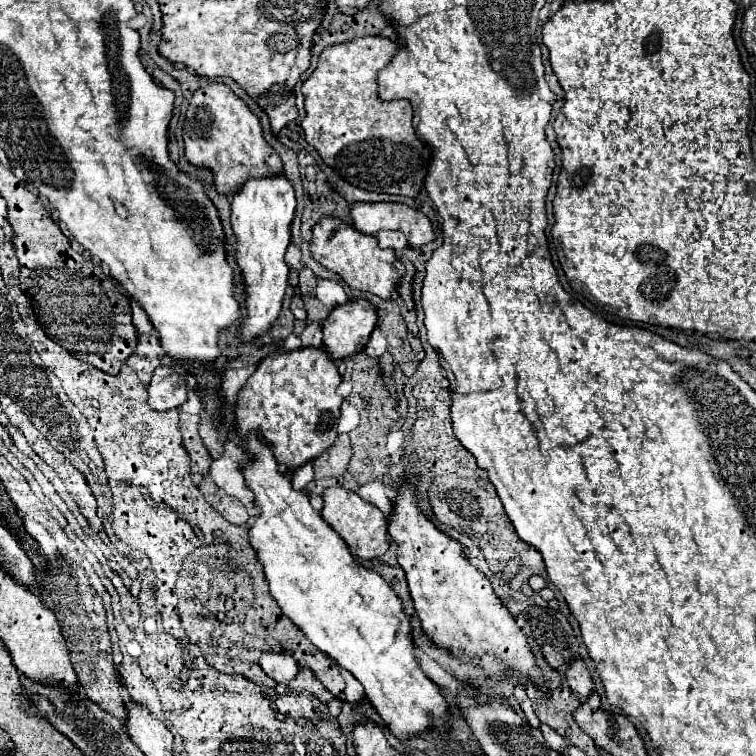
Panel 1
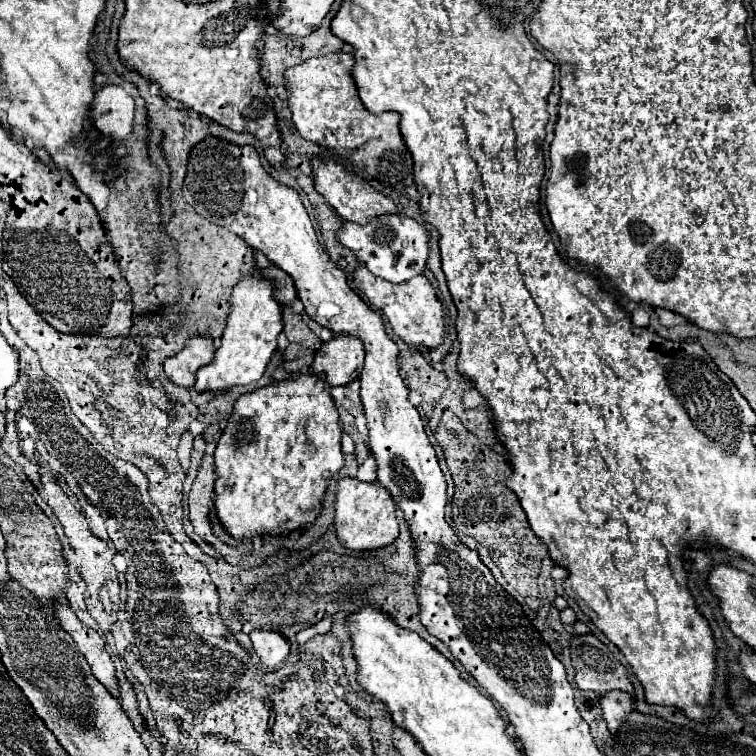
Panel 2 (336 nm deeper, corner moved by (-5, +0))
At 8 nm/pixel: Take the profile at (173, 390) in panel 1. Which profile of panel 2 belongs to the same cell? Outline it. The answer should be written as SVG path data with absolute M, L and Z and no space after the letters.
M196 336L186 344L186 348L164 362L164 372L170 382L182 388L194 388L196 372L200 366L206 366L214 358L212 338Z

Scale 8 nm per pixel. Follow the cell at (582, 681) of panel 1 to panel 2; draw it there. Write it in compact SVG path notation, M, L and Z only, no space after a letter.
M610 690L610 692L598 696L598 704L604 710L604 720L608 722L610 732L614 734L620 728L622 720L626 720L626 716L630 714L630 710L634 706L634 700L628 692Z

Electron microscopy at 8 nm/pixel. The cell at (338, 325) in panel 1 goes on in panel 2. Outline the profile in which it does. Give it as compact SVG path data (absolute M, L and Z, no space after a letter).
M334 334L332 340L322 342L320 350L316 350L312 372L326 374L326 380L332 386L344 386L360 376L362 362L364 362L362 340L348 334Z

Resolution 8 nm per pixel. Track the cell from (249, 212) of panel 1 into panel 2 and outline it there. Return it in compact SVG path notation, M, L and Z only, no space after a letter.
M258 270L242 276L242 280L232 288L230 294L230 312L226 328L220 338L220 348L214 354L214 360L208 366L202 366L196 374L194 390L224 390L236 384L258 382L276 352L276 338L282 332L282 312L284 306L274 296L274 280L260 274Z

